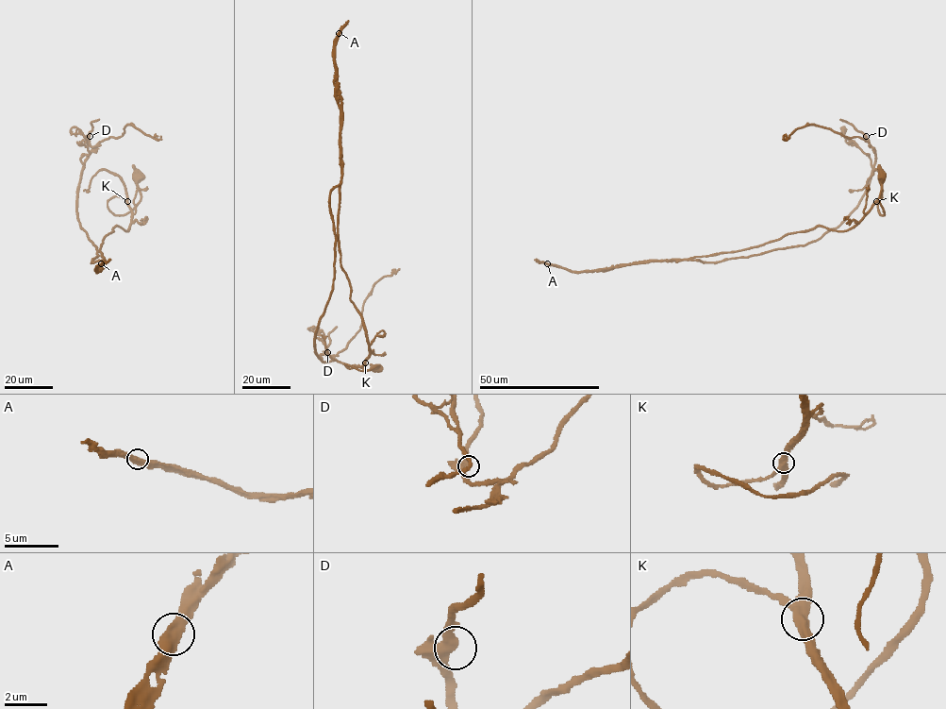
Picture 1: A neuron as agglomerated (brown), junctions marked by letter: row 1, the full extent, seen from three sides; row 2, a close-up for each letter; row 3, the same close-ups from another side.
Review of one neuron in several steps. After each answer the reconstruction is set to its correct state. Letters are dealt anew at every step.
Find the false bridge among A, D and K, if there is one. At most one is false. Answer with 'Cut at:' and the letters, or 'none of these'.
Cut at: A

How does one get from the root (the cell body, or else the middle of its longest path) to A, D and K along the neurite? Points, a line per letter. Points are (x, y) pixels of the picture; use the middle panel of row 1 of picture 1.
A: (374, 369), (344, 364), (361, 366), (369, 344), (350, 299), (338, 241), (339, 33)
D: (374, 369), (344, 364), (361, 366), (369, 344), (340, 264), (341, 177), (315, 338), (327, 352)
K: (374, 369), (378, 366), (359, 370), (344, 364), (356, 367), (365, 362)

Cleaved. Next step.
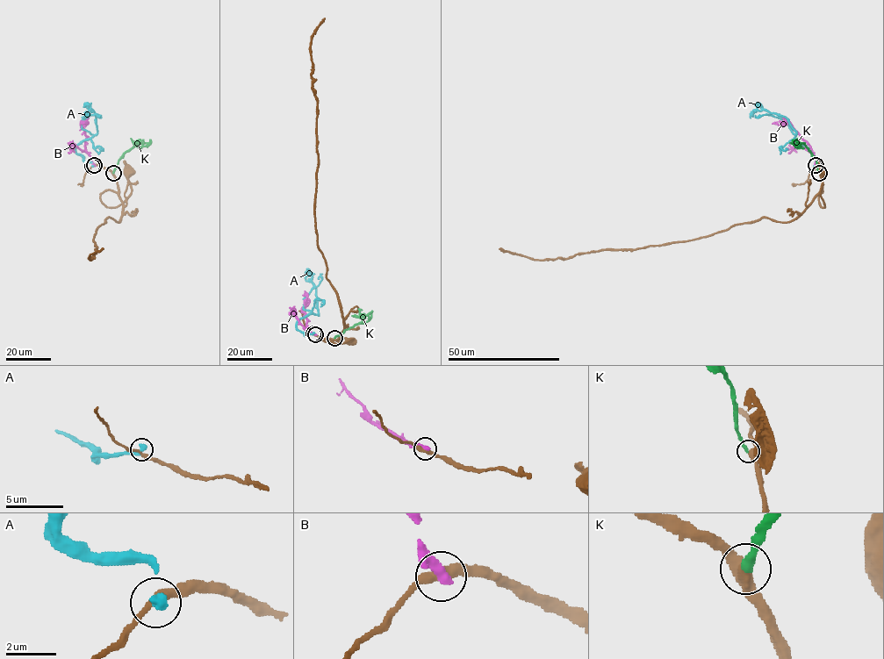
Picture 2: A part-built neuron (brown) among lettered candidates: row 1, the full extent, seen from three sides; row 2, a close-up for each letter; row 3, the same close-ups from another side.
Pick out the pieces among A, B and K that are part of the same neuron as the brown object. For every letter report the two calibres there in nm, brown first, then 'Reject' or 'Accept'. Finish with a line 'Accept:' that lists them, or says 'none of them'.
A: Thickness 280 nm (brown) against 400 nm. Reject
B: Thickness 380 nm (brown) against 400 nm. Reject
K: Thickness 400 nm (brown) against 320 nm. Accept
Accept: K

